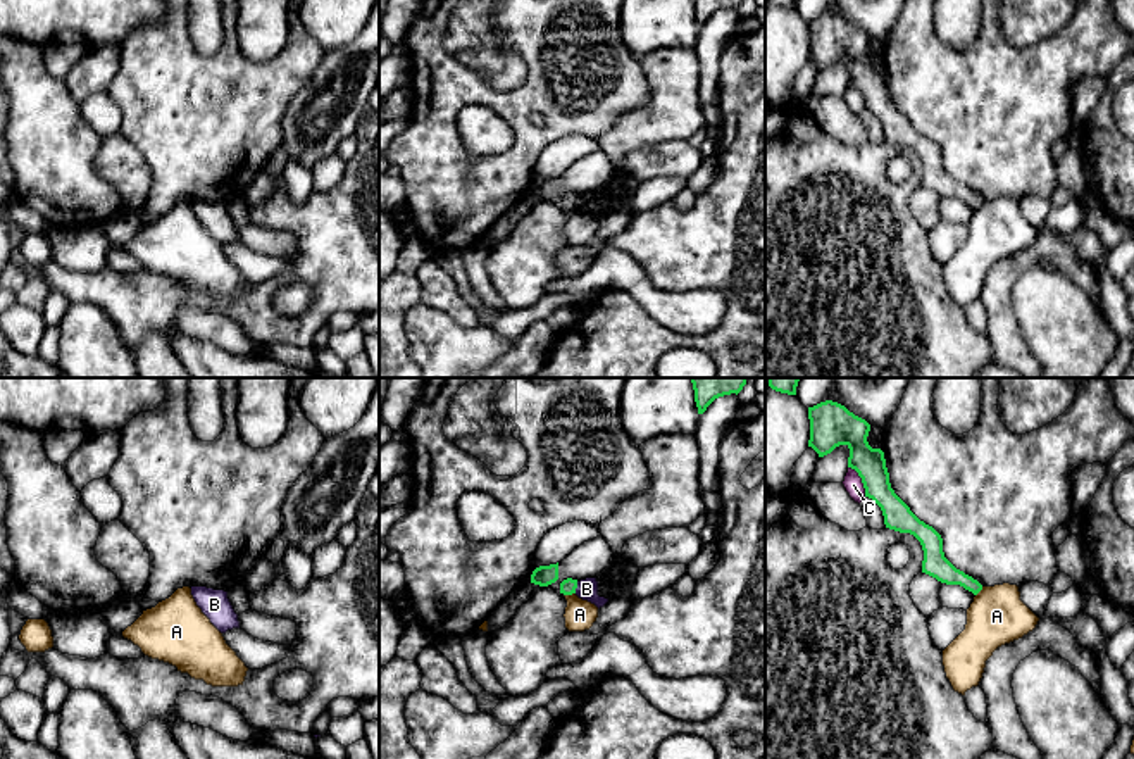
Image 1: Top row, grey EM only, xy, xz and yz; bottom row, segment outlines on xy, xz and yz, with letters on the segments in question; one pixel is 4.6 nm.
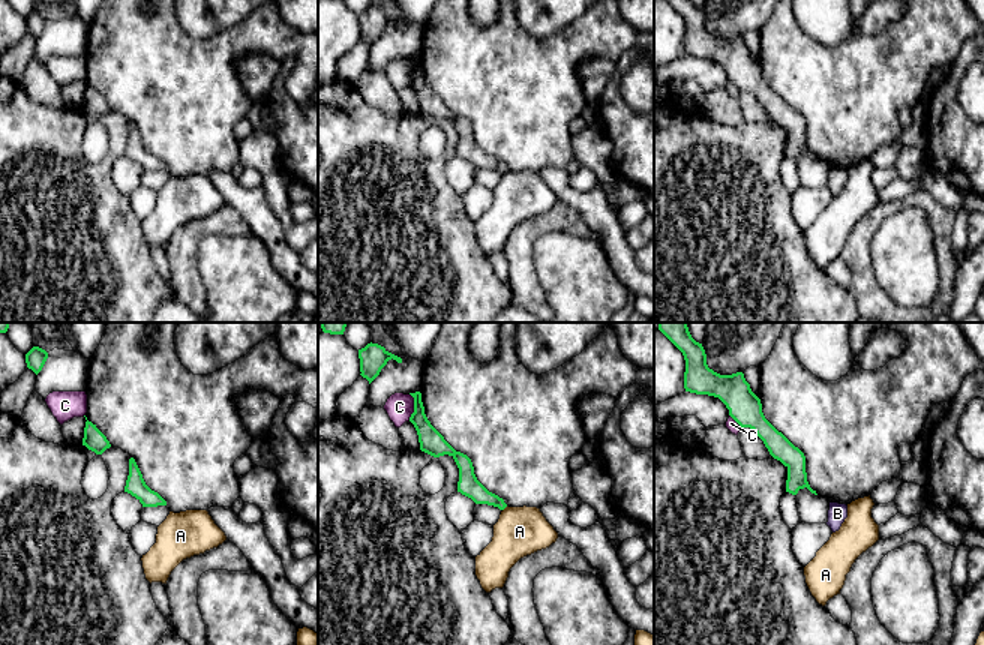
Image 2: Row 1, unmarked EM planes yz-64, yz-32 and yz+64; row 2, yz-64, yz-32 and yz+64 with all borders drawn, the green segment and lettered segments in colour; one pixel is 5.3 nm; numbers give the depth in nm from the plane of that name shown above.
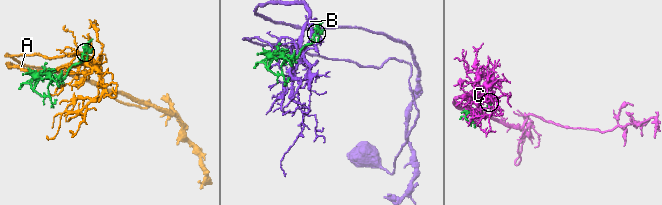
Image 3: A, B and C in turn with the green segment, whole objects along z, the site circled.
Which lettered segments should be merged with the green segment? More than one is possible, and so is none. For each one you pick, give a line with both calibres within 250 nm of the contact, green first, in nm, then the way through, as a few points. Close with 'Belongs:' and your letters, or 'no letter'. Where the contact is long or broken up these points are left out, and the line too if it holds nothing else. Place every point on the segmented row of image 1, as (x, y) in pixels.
Belongs: no letter

